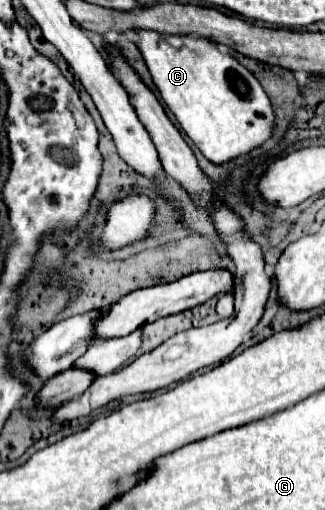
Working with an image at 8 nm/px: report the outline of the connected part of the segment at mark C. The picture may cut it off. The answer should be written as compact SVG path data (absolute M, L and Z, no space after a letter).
M147 30L137 34L139 50L167 108L209 162L221 166L253 152L273 136L277 124L271 102L255 76L233 56L219 52L207 38L163 36Z

